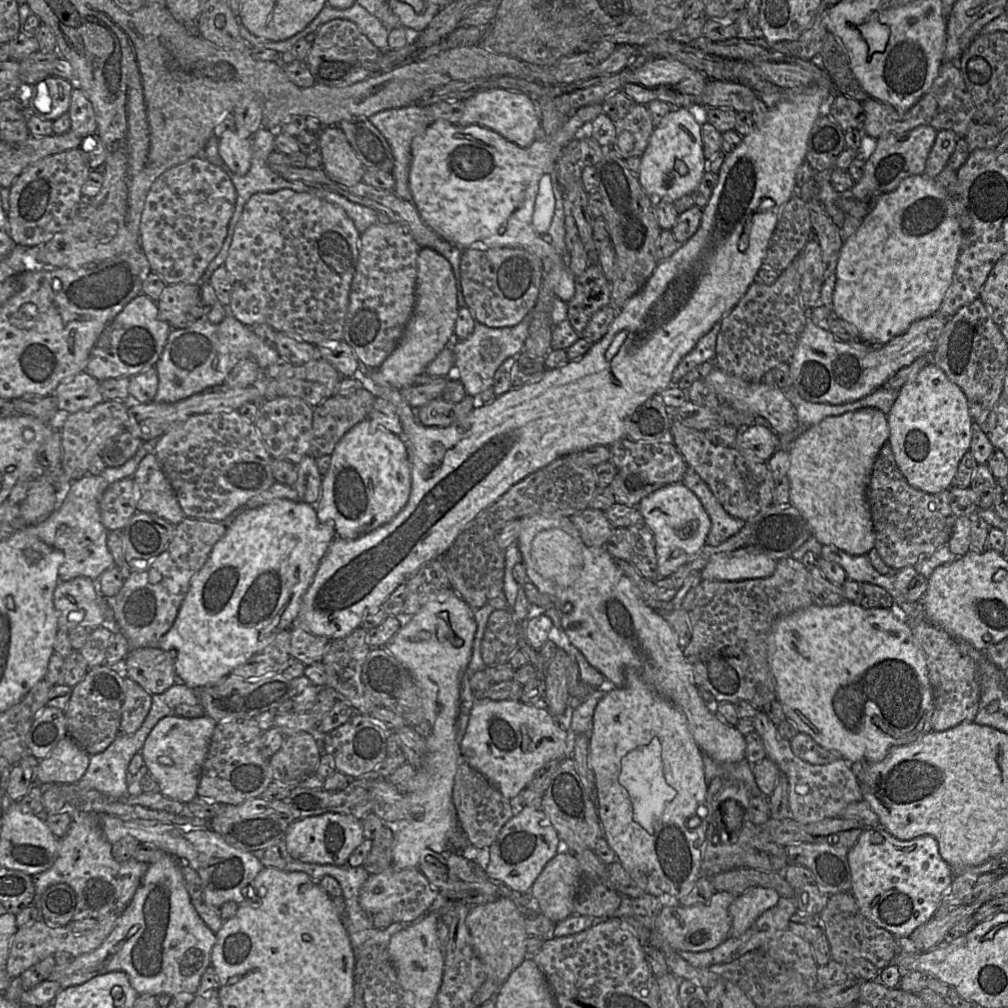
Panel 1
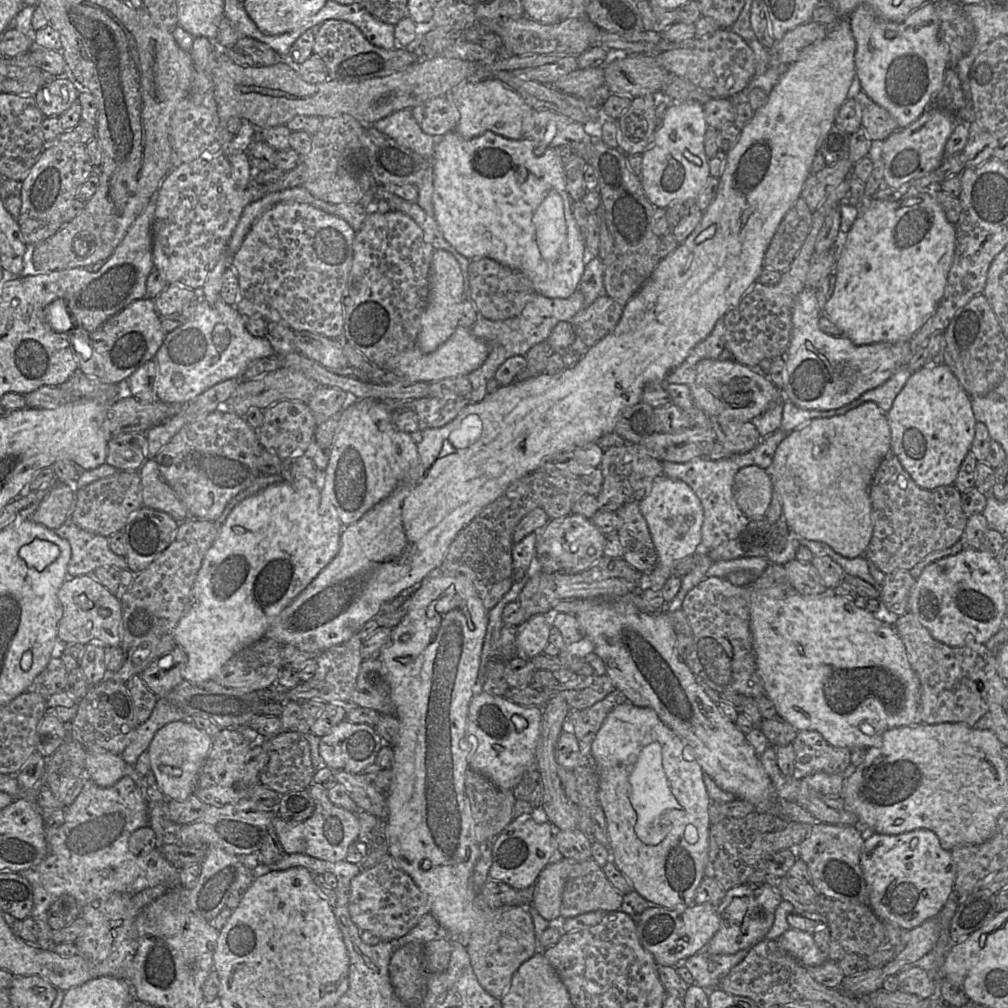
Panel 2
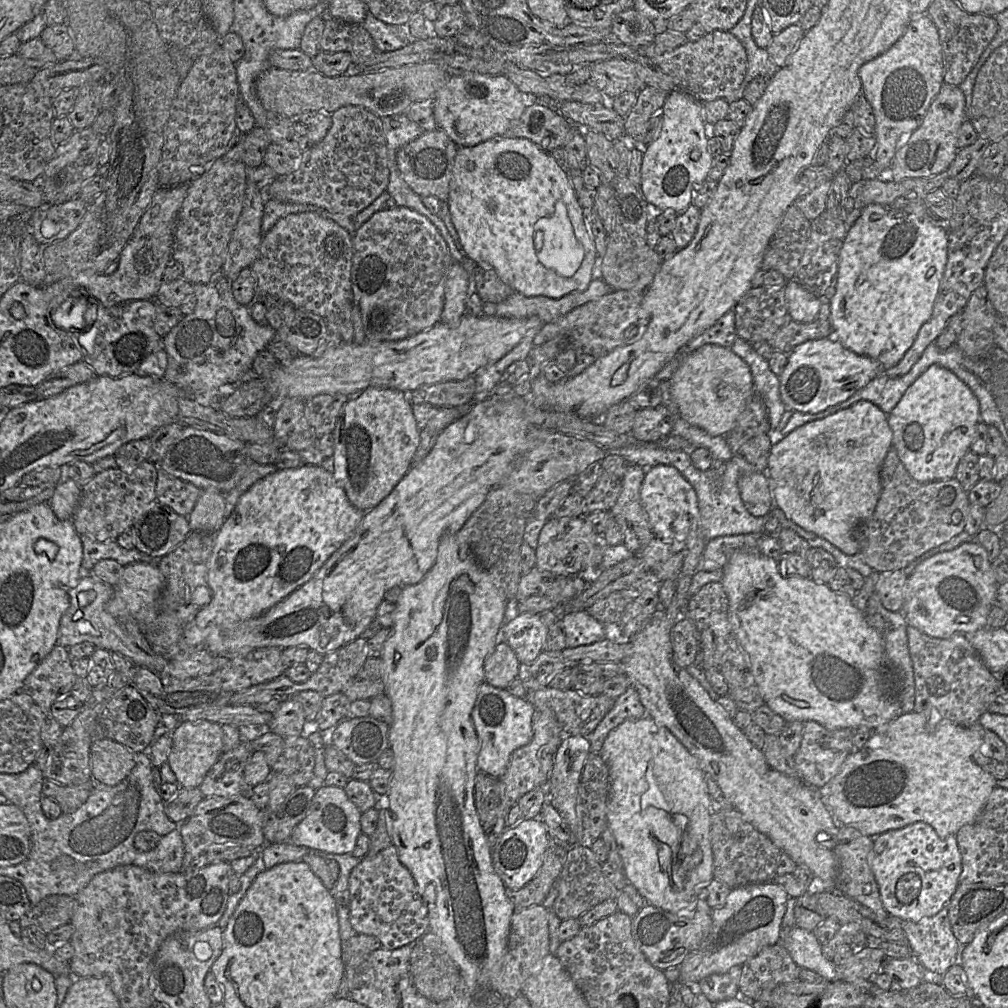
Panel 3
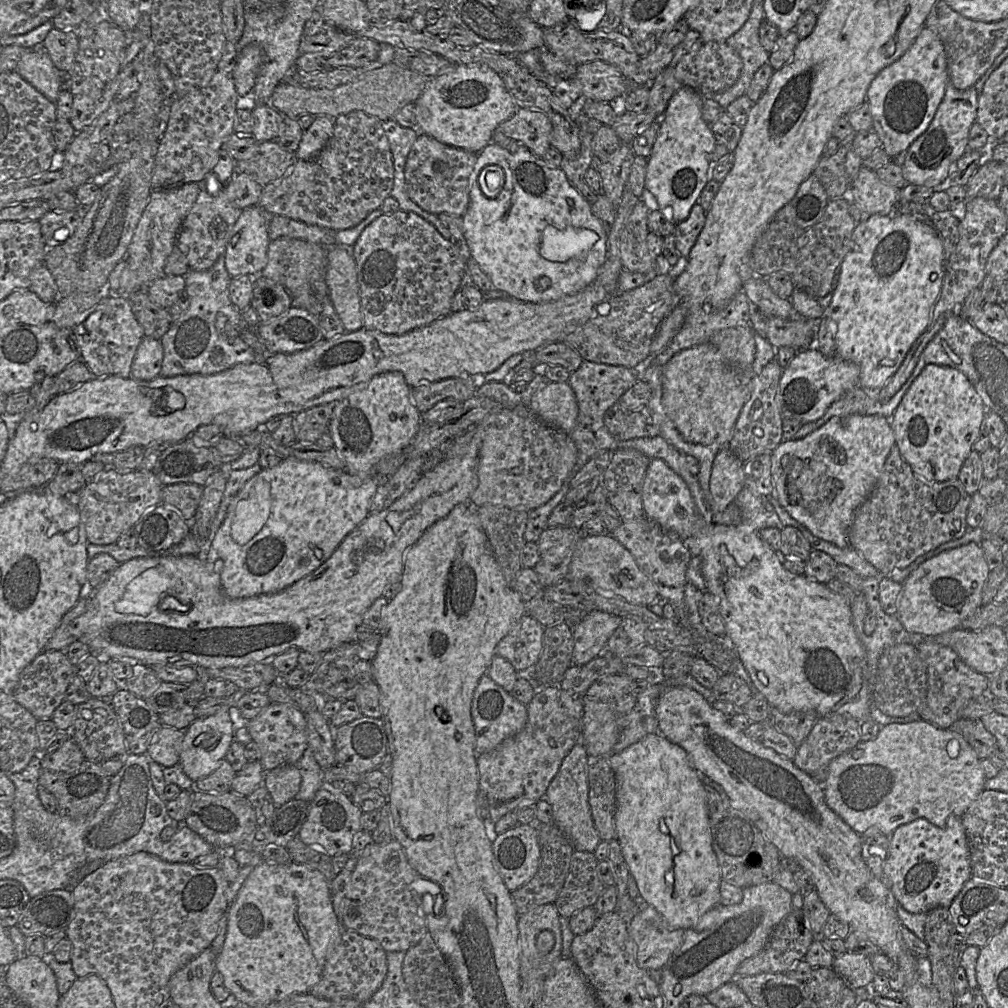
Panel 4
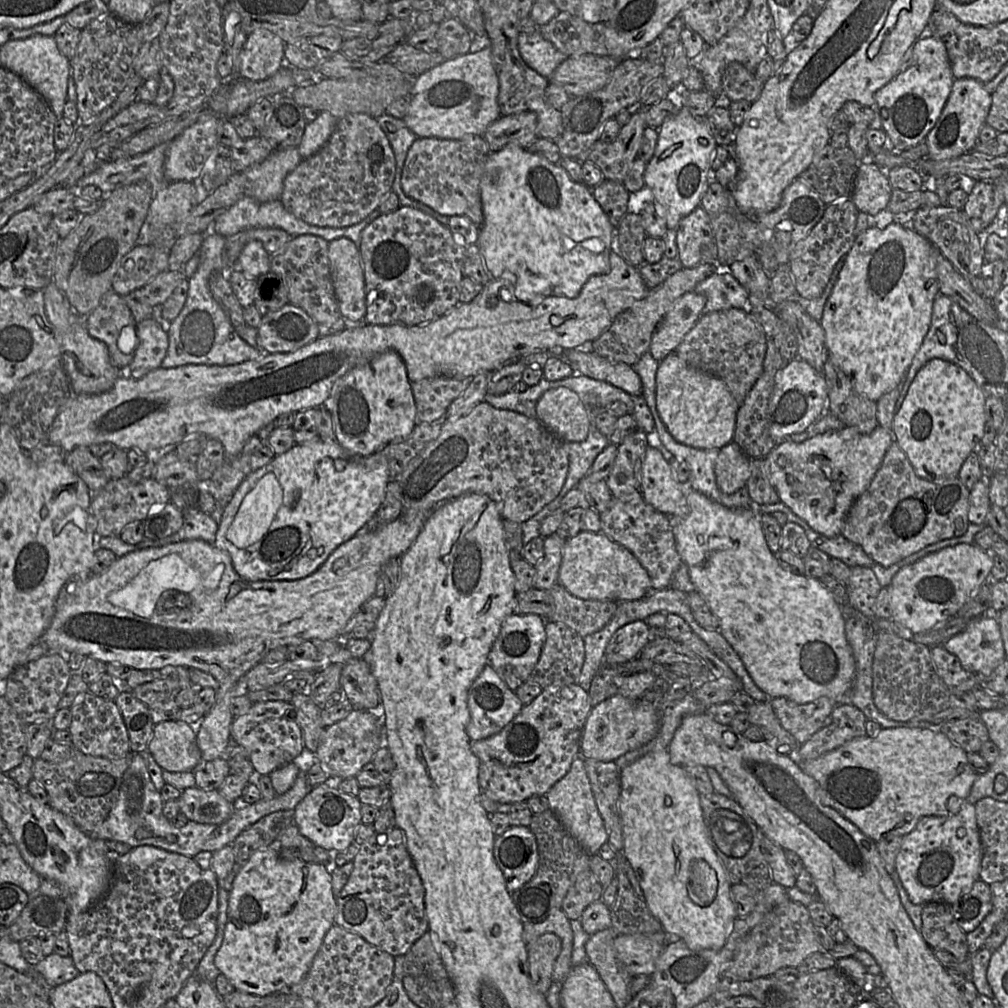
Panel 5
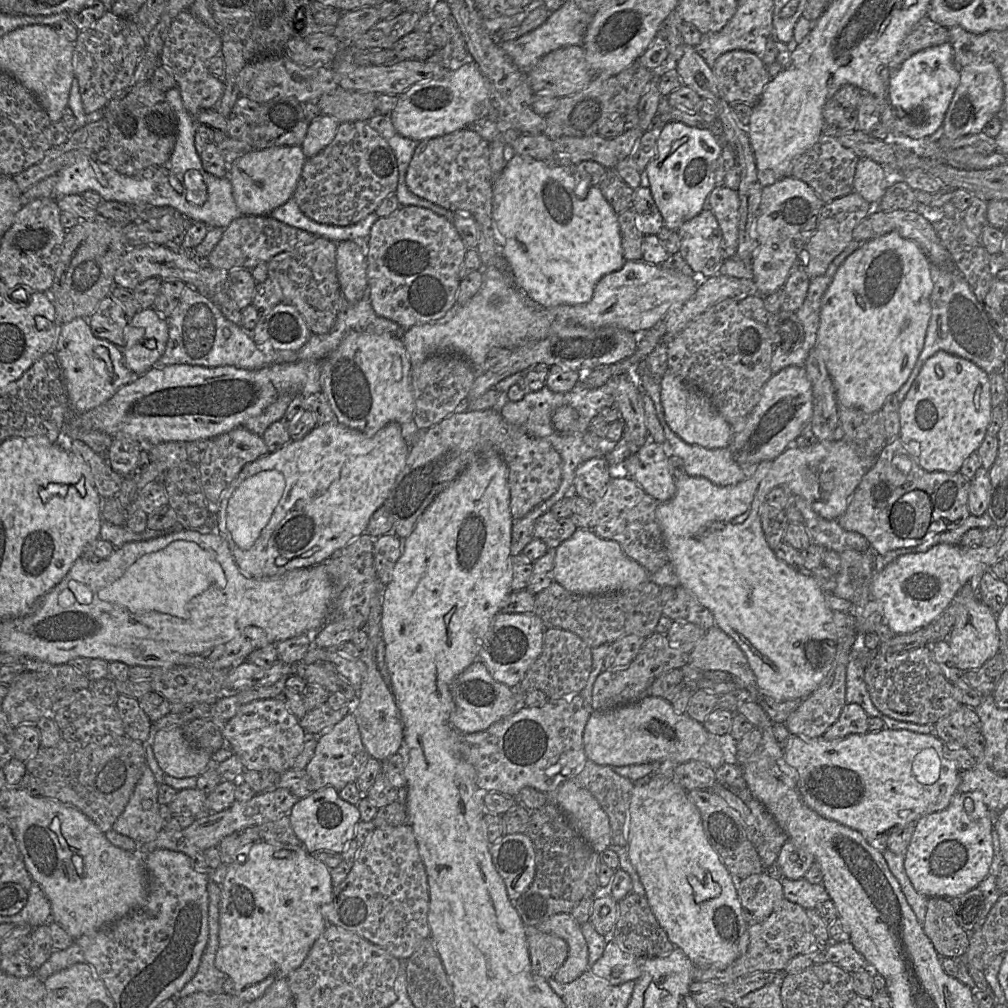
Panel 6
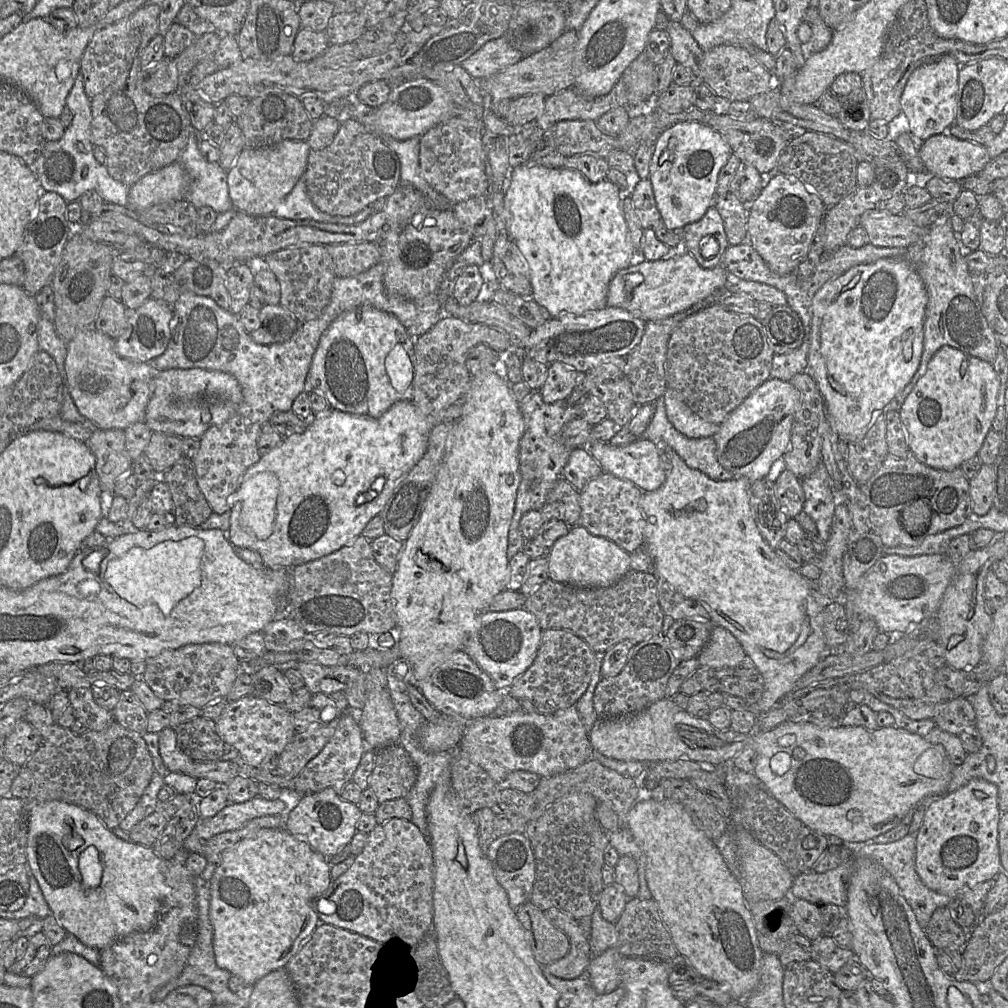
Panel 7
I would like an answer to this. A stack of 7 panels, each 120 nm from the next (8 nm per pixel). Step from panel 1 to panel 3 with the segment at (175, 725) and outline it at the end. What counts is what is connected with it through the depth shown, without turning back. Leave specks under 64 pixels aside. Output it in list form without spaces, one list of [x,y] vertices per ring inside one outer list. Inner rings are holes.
[[[182,721],[171,733],[172,748],[167,763],[180,788],[199,788],[206,774],[223,753],[221,725],[208,721]]]

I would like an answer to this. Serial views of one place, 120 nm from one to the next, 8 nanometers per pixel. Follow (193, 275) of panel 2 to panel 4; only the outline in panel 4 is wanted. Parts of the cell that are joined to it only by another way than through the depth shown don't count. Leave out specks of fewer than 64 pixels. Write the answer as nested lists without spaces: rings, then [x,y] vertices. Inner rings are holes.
[[[226,185],[217,195],[211,195],[207,190],[200,190],[193,207],[180,227],[176,242],[176,246],[186,255],[191,270],[209,269],[225,253],[232,229],[242,210],[229,200]]]

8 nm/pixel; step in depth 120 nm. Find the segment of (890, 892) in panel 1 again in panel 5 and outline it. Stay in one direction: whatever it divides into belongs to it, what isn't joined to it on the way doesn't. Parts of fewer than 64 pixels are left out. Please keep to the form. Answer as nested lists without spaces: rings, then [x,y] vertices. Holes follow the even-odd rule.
[[[963,799],[959,810],[948,816],[924,816],[905,836],[896,856],[895,868],[909,899],[915,904],[945,902],[950,905],[968,893],[979,878],[982,861],[980,832],[975,816],[975,805]]]

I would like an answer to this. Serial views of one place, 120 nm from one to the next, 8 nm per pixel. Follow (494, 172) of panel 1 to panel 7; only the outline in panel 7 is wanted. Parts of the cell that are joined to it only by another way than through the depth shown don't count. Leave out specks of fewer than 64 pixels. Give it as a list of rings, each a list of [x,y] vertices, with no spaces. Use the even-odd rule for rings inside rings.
[[[522,164],[512,169],[504,207],[505,229],[529,267],[533,299],[546,308],[551,317],[604,309],[614,274],[646,261],[643,249],[642,255],[636,256],[622,210],[620,191],[608,180],[592,183],[577,170]]]

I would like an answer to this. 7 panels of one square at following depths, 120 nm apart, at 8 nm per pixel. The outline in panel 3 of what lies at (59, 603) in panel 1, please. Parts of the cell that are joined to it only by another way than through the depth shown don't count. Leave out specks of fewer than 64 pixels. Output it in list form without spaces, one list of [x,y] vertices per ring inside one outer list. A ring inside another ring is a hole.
[[[84,572],[78,585],[69,590],[70,606],[61,617],[57,643],[69,648],[72,645],[87,641],[96,648],[119,652],[129,658],[134,665],[146,667],[160,674],[167,666],[168,660],[152,650],[140,631],[137,622],[131,616],[111,616],[106,611],[106,604],[113,596],[113,593],[113,586],[100,581],[90,572]],[[89,590],[95,592],[94,600],[85,606],[80,606],[78,594]]]

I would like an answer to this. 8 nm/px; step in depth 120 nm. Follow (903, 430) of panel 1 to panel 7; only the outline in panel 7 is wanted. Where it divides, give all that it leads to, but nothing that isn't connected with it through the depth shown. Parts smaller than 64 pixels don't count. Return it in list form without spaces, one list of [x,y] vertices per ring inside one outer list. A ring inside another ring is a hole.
[[[949,345],[942,346],[933,355],[927,365],[927,371],[918,380],[899,410],[910,451],[921,463],[931,468],[951,471],[960,467],[964,461],[979,453],[992,427],[998,407],[999,390],[1000,380],[992,363]]]

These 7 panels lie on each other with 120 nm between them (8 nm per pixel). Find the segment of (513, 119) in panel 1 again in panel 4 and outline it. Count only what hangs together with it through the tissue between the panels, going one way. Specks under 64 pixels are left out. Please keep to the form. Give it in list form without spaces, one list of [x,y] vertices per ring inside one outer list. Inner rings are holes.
[[[455,64],[447,73],[428,78],[415,101],[418,131],[443,144],[479,153],[490,143],[497,126],[520,109],[502,77],[484,65]]]

